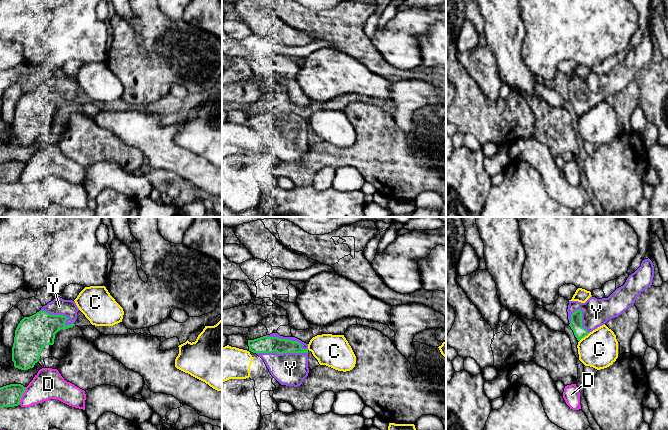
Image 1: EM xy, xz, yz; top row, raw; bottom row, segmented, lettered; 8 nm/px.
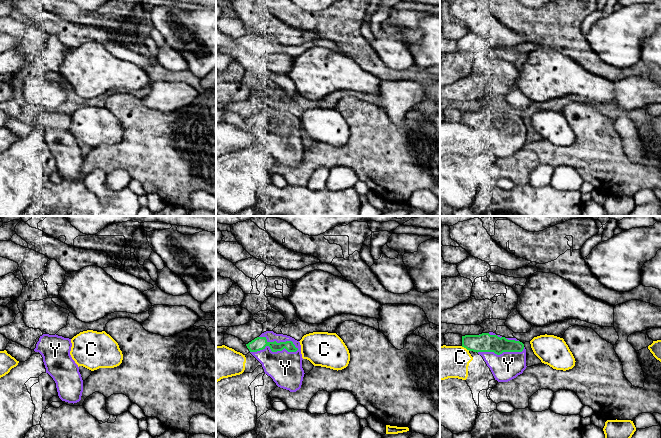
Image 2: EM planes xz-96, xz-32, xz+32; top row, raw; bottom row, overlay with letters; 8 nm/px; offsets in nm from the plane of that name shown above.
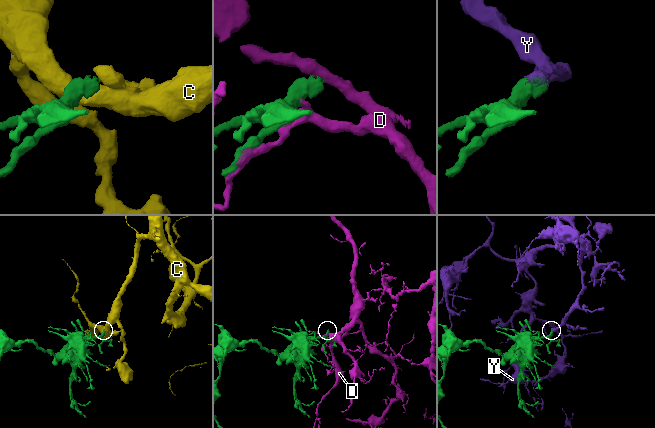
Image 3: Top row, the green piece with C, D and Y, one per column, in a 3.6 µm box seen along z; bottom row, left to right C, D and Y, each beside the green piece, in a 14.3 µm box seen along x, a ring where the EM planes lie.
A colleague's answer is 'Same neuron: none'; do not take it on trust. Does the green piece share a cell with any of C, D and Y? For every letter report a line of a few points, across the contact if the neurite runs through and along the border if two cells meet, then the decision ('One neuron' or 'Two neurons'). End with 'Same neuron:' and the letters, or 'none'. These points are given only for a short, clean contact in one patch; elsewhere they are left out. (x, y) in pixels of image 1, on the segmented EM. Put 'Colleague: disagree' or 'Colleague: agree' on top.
Colleague: disagree
C: Two neurons
D: Two neurons
Y: One neuron
Same neuron: Y

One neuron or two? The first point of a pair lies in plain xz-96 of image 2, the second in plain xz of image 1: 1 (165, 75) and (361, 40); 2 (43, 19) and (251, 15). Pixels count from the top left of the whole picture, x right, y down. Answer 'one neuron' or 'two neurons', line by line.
1: one neuron
2: one neuron

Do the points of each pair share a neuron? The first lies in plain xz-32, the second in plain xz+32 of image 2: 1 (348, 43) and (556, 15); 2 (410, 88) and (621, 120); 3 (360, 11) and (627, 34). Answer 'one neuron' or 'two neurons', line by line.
1: one neuron
2: one neuron
3: two neurons

